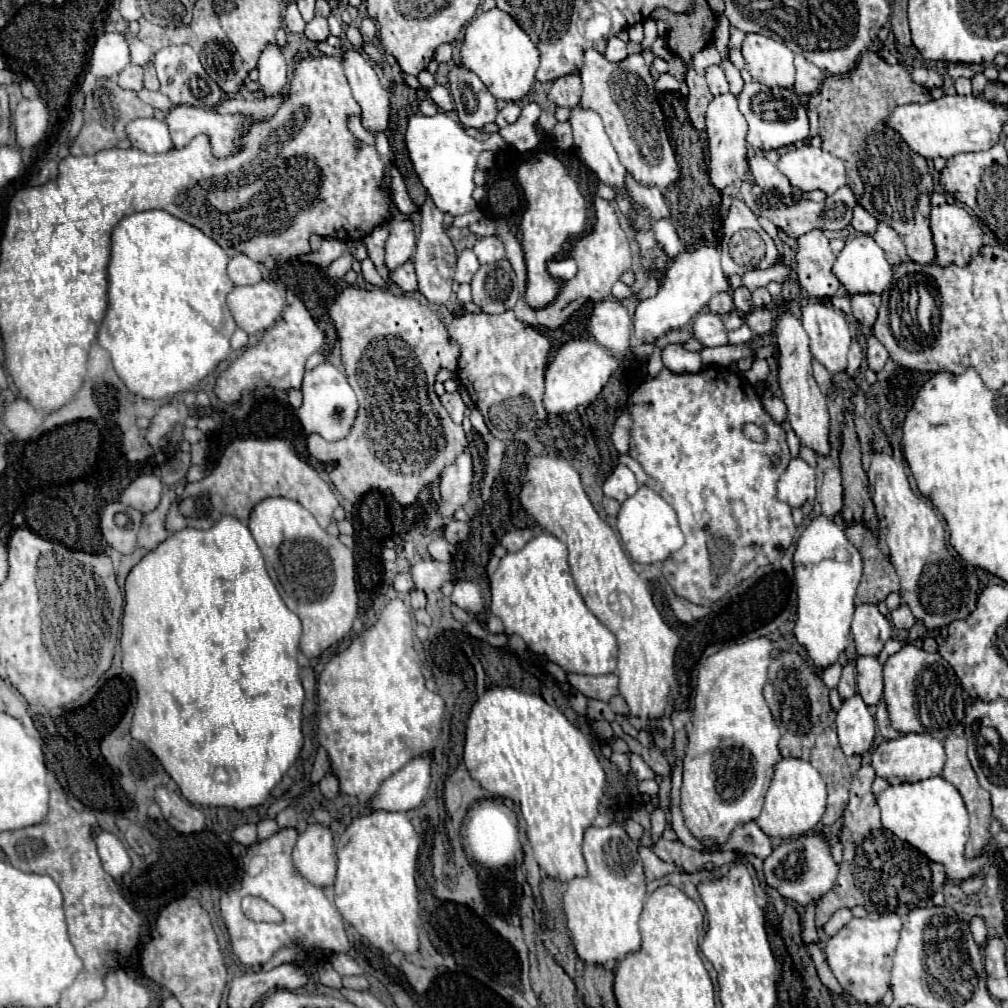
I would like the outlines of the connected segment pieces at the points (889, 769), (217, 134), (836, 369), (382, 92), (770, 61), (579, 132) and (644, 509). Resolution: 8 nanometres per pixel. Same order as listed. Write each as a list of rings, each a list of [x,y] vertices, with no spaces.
[[[908,733],[898,739],[884,741],[882,745],[876,747],[872,753],[872,767],[876,769],[876,775],[886,779],[890,785],[900,785],[900,783],[916,783],[922,779],[930,779],[942,773],[946,761],[944,745],[936,741],[930,735],[920,735],[920,733]]]
[[[178,105],[178,107],[174,107],[166,115],[166,121],[168,121],[172,143],[174,143],[176,149],[186,147],[196,135],[204,133],[204,135],[208,135],[210,145],[212,145],[212,153],[218,159],[230,157],[238,149],[242,149],[242,145],[240,145],[242,135],[256,123],[256,119],[254,117],[248,117],[248,115],[234,115],[234,117],[232,115],[220,115],[214,109],[202,109],[202,107],[190,107],[190,105]]]
[[[810,303],[802,309],[802,325],[810,337],[814,359],[832,375],[842,373],[846,369],[846,355],[852,343],[846,315],[824,303]]]
[[[360,51],[344,53],[344,69],[352,95],[362,109],[362,125],[372,135],[388,127],[388,91],[380,85],[372,63]]]
[[[748,33],[742,43],[746,71],[762,85],[792,87],[794,85],[794,53],[770,37]]]
[[[578,105],[570,109],[568,123],[572,125],[578,157],[598,175],[600,181],[604,181],[612,189],[620,189],[622,193],[626,193],[624,187],[626,169],[618,161],[618,155],[604,131],[598,113]]]
[[[642,485],[634,497],[622,503],[616,517],[616,527],[620,531],[626,551],[636,563],[660,563],[684,545],[684,535],[678,527],[672,507],[646,485]]]

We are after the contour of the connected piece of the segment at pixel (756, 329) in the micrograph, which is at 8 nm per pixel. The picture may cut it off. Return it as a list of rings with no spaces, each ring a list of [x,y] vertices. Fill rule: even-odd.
[[[754,309],[746,315],[746,325],[752,329],[756,337],[768,335],[772,331],[770,327],[774,325],[774,317],[766,309]]]

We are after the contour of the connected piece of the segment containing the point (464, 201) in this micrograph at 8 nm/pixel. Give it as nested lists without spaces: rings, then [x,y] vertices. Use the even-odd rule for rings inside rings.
[[[438,111],[436,115],[428,117],[416,113],[408,119],[406,129],[406,147],[410,153],[410,161],[414,171],[418,173],[422,185],[428,189],[436,207],[444,213],[464,215],[476,209],[476,201],[472,199],[474,191],[474,173],[476,173],[476,159],[484,149],[490,149],[486,141],[476,141],[470,137],[462,123],[446,111]]]

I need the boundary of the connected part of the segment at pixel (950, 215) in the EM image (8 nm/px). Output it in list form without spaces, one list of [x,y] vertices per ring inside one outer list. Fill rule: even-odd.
[[[960,205],[932,207],[930,231],[936,249],[936,265],[968,265],[978,255],[982,243],[982,229],[978,221]]]

